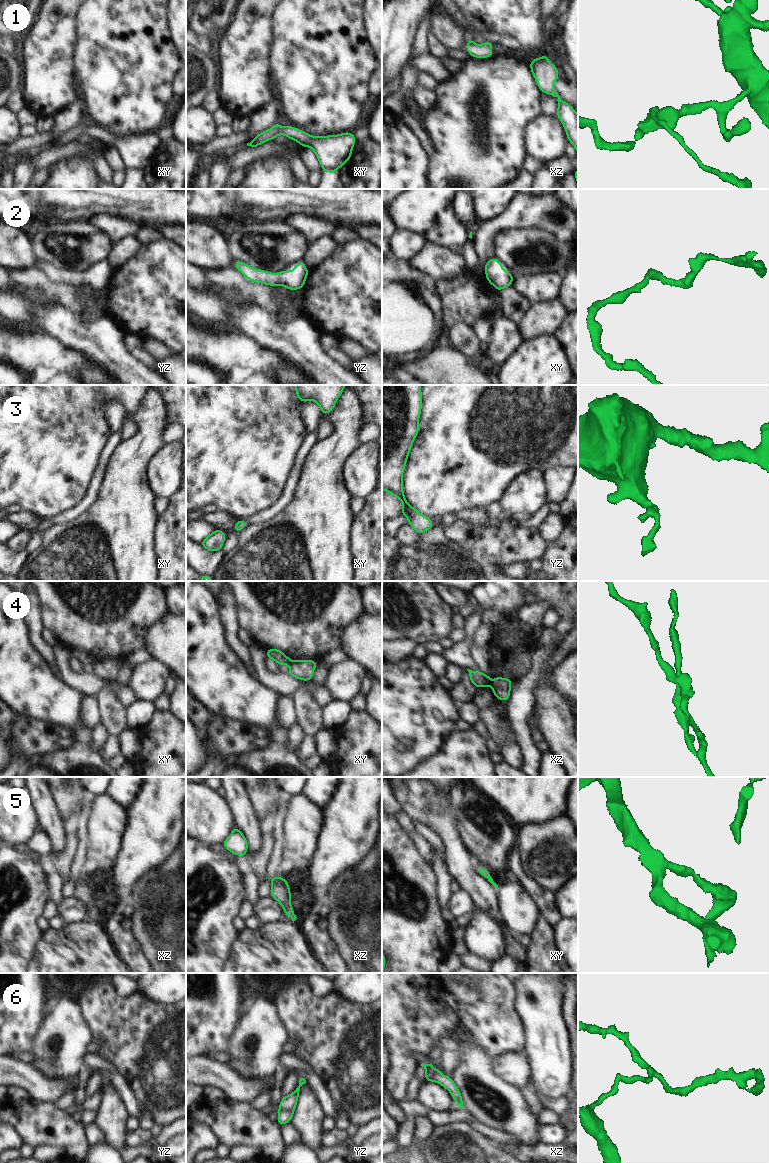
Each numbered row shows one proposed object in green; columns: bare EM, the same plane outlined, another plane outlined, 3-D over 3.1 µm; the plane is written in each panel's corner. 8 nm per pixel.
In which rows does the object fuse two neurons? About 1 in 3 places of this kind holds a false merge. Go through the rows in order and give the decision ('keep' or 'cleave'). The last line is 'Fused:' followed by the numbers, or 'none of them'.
1: keep
2: keep
3: keep
4: cleave
5: keep
6: cleave
Fused: 4, 6

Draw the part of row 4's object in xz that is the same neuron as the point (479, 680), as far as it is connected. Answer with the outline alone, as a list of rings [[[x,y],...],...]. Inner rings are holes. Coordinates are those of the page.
[[[467,669],[469,672],[469,678],[470,681],[473,683],[473,685],[477,688],[483,688],[486,686],[487,682],[487,675],[483,674],[481,671],[476,670],[472,671]]]

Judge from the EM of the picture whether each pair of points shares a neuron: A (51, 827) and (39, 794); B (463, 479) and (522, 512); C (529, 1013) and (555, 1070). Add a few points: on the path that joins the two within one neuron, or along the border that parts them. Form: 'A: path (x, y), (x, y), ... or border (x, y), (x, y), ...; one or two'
A: path (49, 819), (43, 802); one
B: border (513, 480), (499, 501); two
C: path (543, 1027), (546, 1031), (548, 1056); one

